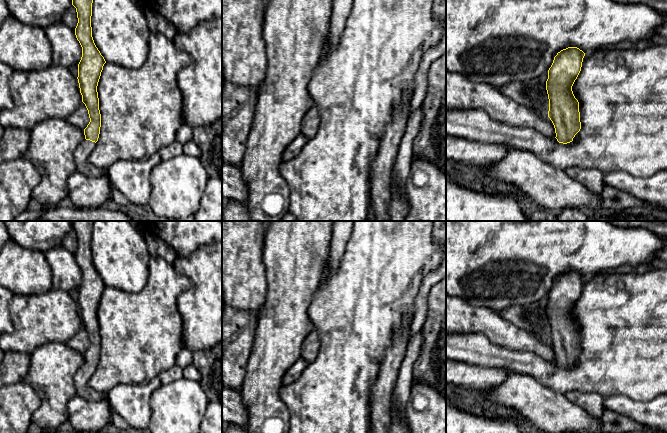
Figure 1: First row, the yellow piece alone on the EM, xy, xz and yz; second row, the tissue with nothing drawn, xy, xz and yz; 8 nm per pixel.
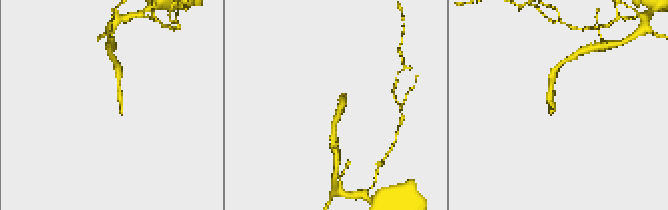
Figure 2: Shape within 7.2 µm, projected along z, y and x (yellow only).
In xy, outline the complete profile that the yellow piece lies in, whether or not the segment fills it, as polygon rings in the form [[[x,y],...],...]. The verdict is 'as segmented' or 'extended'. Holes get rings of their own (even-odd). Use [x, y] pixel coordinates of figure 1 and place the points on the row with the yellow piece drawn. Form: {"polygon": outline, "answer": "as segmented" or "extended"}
{"polygon": [[[72,0],[78,18],[75,35],[82,47],[77,79],[82,102],[86,106],[90,118],[89,124],[84,129],[85,139],[80,142],[74,152],[74,161],[76,171],[87,177],[98,177],[107,175],[106,170],[95,167],[88,161],[88,158],[95,148],[100,134],[101,114],[97,86],[106,61],[92,37],[92,3],[93,0]]], "answer": "extended"}

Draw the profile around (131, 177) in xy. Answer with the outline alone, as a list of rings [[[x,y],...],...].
[[[157,152],[146,160],[120,160],[107,170],[113,188],[119,190],[130,203],[148,204],[152,193],[150,173],[161,162]]]

